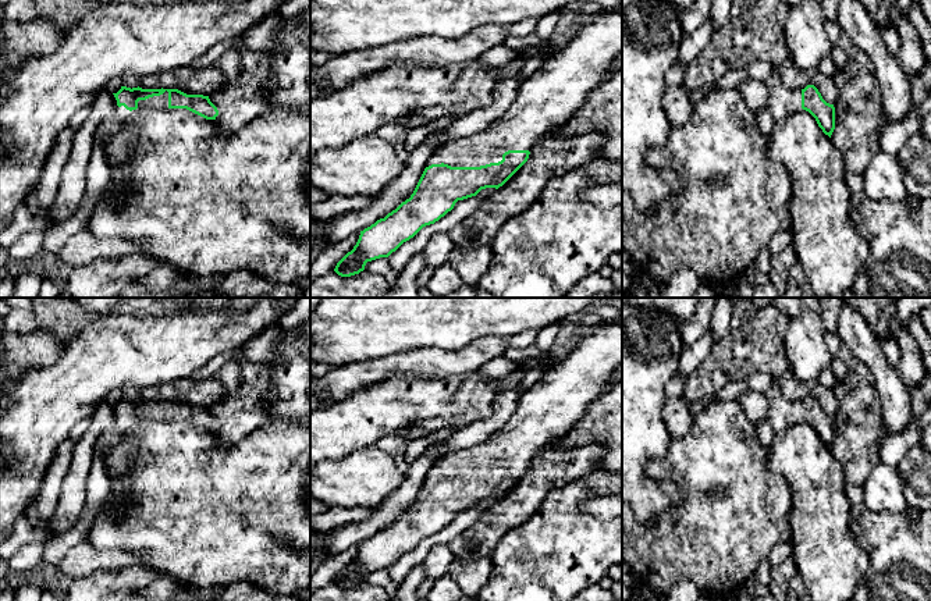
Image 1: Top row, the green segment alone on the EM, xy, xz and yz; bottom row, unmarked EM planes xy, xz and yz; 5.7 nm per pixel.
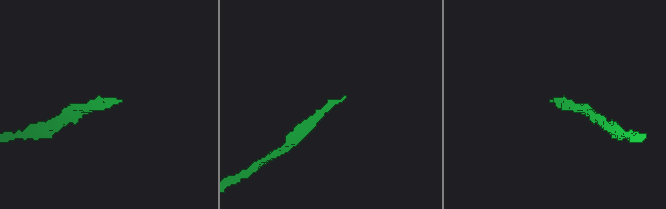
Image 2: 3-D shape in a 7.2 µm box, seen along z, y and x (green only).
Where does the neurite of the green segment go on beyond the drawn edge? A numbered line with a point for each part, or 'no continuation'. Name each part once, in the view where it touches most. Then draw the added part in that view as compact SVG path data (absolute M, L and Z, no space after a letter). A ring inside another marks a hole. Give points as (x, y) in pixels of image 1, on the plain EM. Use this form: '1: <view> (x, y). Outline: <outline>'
1: xz (551, 408). Outline: M622 319L583 331L558 364L522 392L515 413L501 428L479 445L445 454L437 460L433 476L480 479L490 476L508 462L530 462L578 426L590 406L610 390L611 376L621 364Z

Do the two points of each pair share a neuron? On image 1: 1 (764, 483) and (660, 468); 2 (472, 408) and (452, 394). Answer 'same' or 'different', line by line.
1: same
2: same

